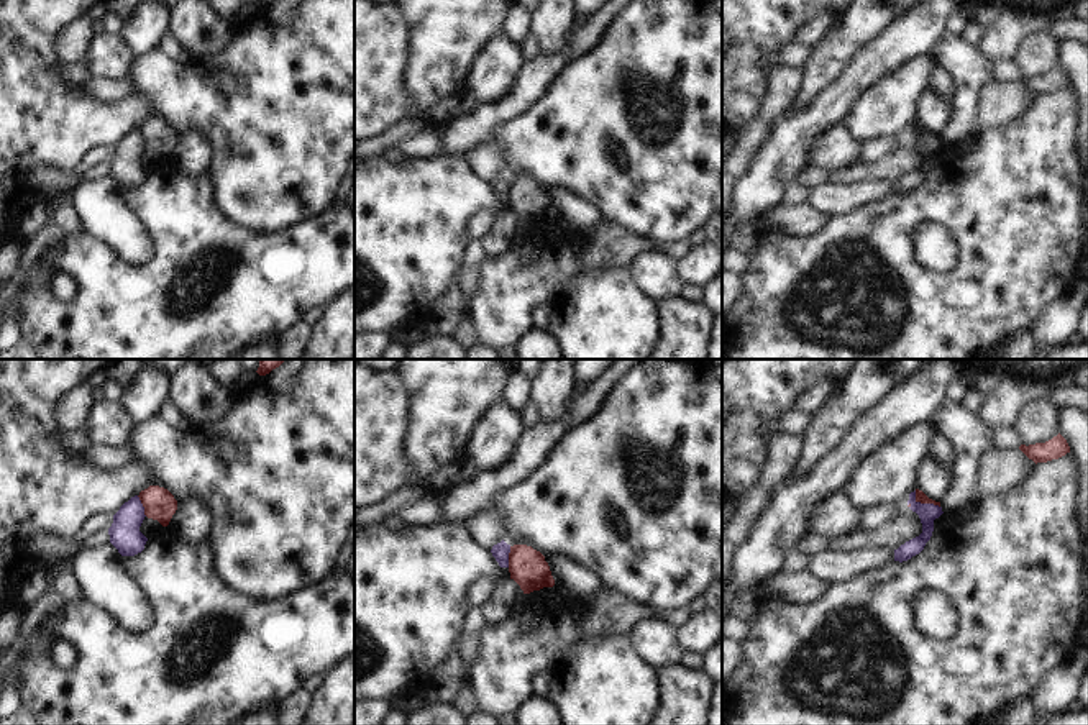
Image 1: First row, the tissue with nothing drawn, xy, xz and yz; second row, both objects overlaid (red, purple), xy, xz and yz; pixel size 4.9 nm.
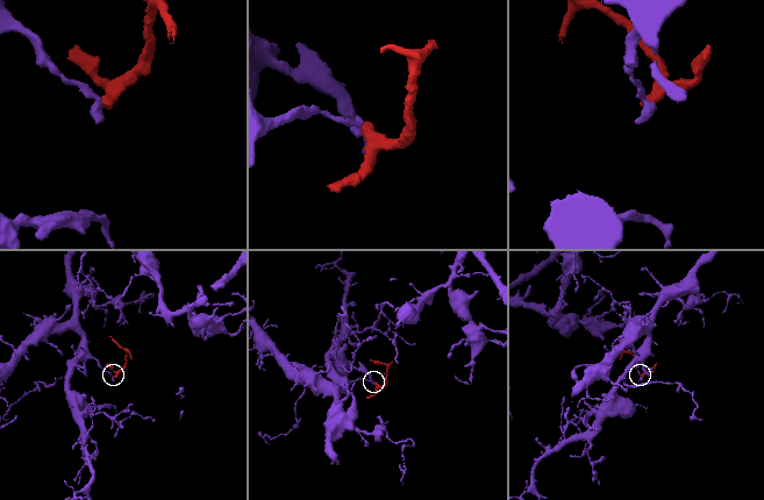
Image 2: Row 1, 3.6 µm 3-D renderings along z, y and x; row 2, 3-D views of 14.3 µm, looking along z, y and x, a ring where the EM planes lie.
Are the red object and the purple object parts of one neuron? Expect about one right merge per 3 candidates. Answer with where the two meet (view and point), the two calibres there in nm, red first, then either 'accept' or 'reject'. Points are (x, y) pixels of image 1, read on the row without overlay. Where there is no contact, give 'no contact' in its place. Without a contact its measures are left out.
yz (924, 135) | 50/100 nm | reject

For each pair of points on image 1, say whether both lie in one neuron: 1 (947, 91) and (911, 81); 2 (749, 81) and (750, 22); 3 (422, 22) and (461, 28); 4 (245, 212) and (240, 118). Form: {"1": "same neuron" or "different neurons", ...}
{"1": "different neurons", "2": "same neuron", "3": "same neuron", "4": "same neuron"}

